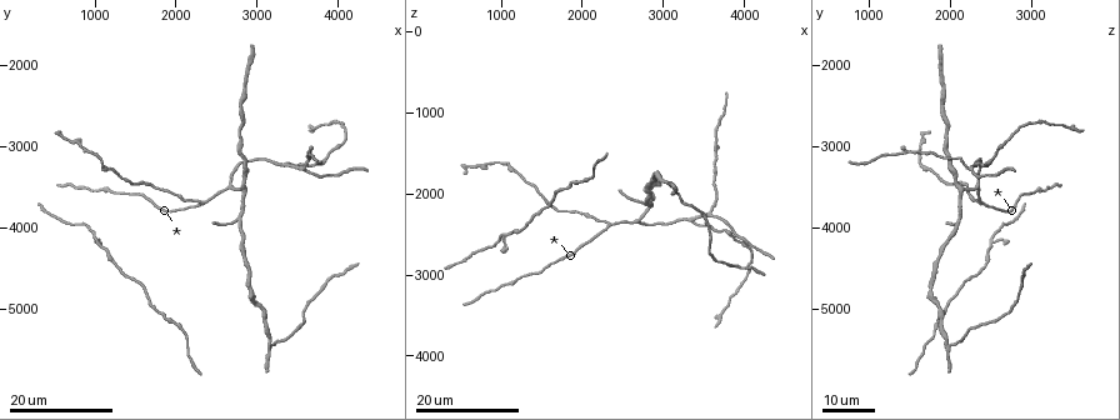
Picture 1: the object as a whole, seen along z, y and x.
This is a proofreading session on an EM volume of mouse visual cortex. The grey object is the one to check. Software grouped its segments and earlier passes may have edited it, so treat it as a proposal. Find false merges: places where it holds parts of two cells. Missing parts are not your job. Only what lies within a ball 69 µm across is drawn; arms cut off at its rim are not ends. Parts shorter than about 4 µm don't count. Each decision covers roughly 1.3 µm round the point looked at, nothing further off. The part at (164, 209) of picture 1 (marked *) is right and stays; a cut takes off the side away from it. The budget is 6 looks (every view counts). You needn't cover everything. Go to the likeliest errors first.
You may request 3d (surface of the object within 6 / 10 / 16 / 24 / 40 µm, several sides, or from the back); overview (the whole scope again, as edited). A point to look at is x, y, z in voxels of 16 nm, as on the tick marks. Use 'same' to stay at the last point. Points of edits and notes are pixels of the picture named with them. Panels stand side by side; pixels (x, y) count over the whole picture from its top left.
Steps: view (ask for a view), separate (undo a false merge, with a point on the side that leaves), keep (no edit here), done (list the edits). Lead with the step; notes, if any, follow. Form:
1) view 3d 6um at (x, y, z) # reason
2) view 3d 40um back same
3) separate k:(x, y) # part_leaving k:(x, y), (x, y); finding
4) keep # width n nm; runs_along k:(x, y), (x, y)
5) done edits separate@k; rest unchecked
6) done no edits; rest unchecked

view 3d 24um at (2350, 3700, 2400) # a fork

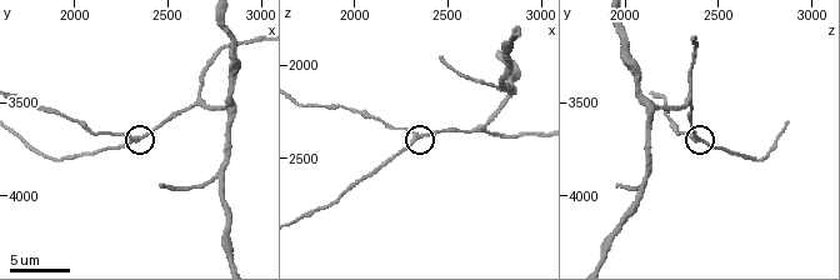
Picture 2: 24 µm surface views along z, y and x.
view 3d 10um at (2340, 3700, 2400)

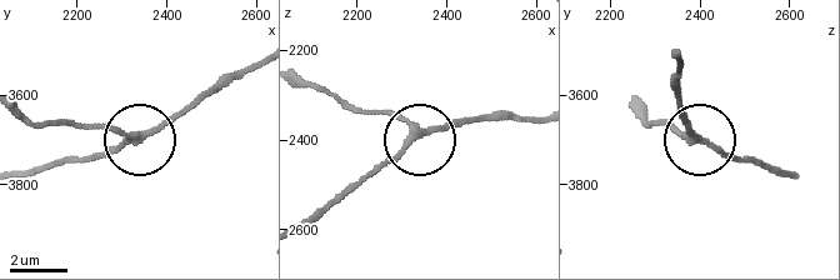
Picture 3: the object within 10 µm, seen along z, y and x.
keep # runs_along 3:(21, 176), (108, 155), (134, 140), (100, 126), (59, 126); one cell here

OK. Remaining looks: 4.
view 3d 16um at (3400, 3250, 2300) # arms part here

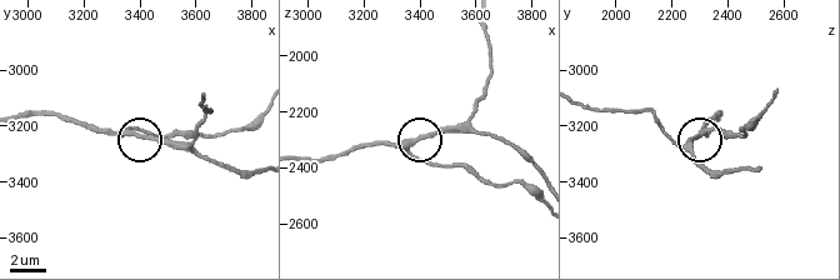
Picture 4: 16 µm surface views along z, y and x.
view 3d 6um at (3360, 3220, 2320)

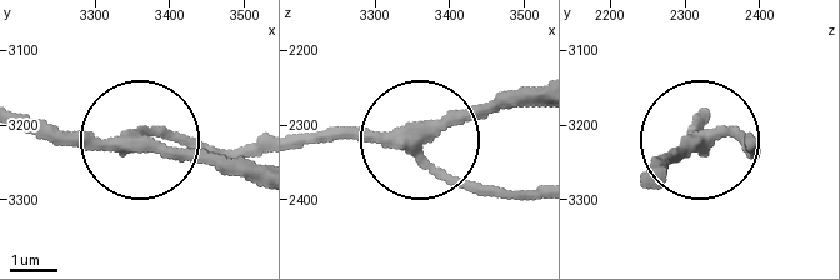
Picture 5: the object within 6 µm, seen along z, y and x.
keep # width 280 nm; runs_along 5:(309, 144), (345, 131), (416, 144), (536, 96); all the same cell

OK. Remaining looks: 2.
view 3d 16um at (2780, 3900, 2120) # three-way junction

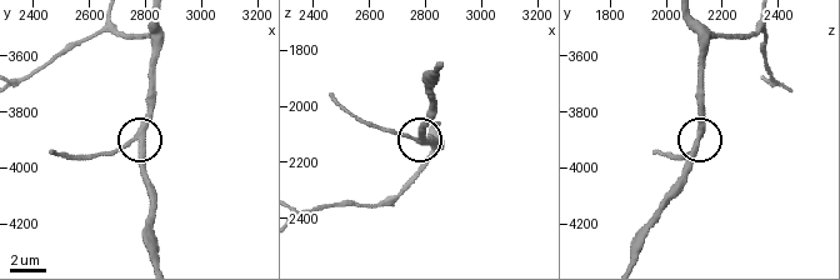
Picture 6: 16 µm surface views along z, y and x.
keep # width 300 nm; one cell here

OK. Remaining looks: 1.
done no edits; rest unchecked

